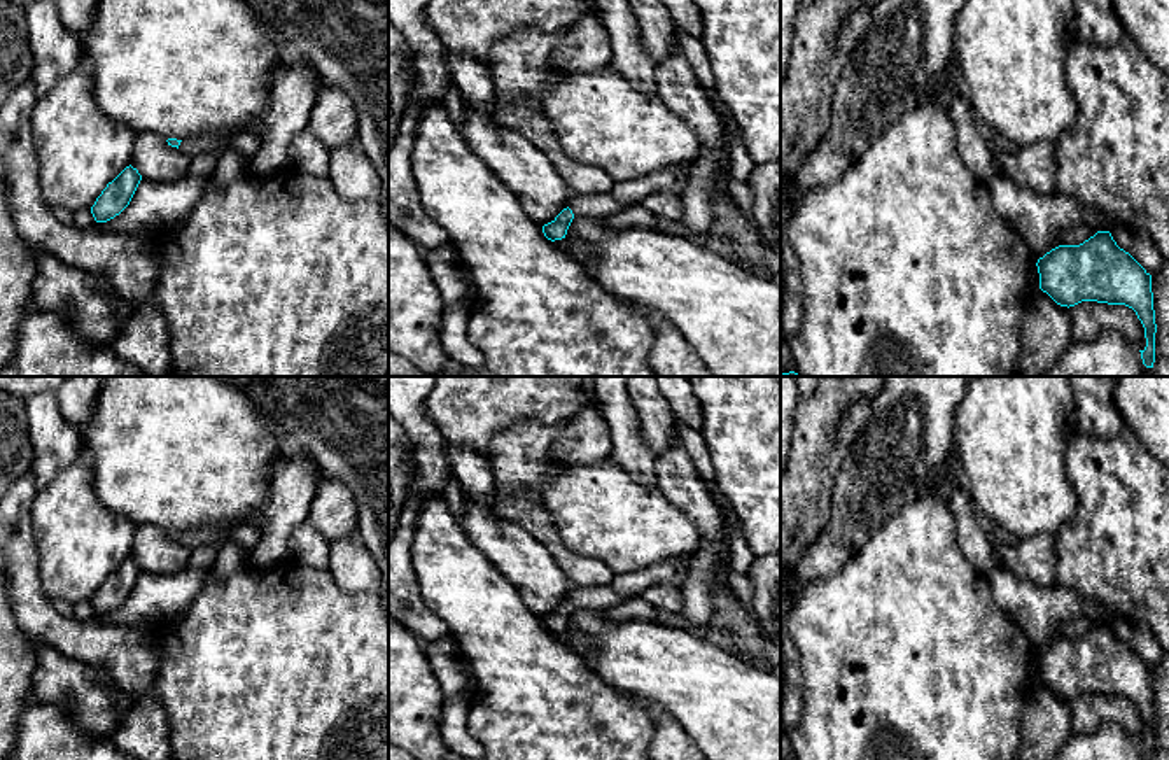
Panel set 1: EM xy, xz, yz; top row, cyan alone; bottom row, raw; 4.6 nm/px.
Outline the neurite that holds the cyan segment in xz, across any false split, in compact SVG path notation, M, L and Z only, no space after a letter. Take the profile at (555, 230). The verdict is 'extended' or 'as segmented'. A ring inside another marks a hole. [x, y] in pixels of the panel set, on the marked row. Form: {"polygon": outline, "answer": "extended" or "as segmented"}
{"polygon": "M611 193L590 198L574 196L567 208L564 208L551 222L542 226L542 233L548 240L555 242L565 238L576 215L607 219L620 214L625 214L625 208L612 198Z", "answer": "extended"}

